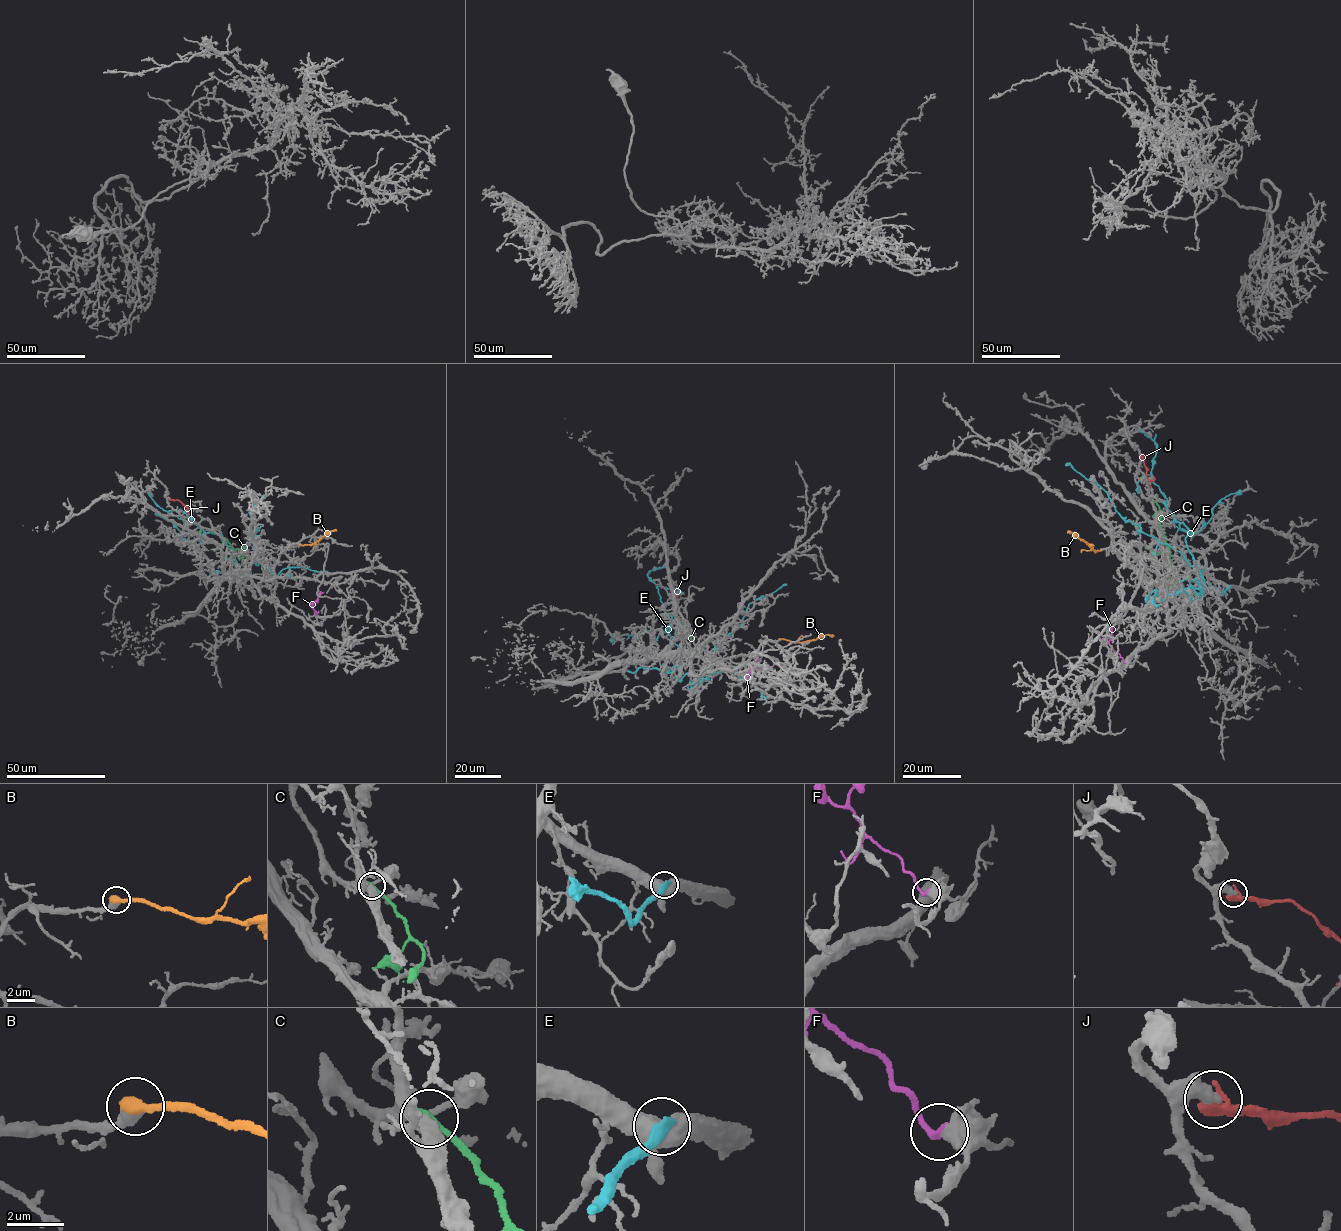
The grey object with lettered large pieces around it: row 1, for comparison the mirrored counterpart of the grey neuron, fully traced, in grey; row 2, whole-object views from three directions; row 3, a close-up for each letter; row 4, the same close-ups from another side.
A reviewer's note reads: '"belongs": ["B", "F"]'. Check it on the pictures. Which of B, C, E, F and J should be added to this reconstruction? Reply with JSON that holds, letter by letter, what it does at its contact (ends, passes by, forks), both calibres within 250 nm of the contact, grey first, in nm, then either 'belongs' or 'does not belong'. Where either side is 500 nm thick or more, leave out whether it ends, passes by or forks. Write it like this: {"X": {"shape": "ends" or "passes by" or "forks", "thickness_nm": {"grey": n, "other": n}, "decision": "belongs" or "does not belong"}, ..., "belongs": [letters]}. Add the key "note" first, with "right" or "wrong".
{"note": "right", "B": {"shape": "ends", "thickness_nm": {"grey": 480, "other": 480}, "decision": "belongs"}, "C": {"shape": "ends", "thickness_nm": {"grey": 420, "other": 240}, "decision": "does not belong"}, "E": {"thickness_nm": {"grey": 900, "other": 420}, "decision": "does not belong"}, "F": {"thickness_nm": {"grey": 600, "other": 240}, "decision": "belongs"}, "J": {"thickness_nm": {"grey": 500, "other": 550}, "decision": "does not belong"}, "belongs": ["B", "F"]}

